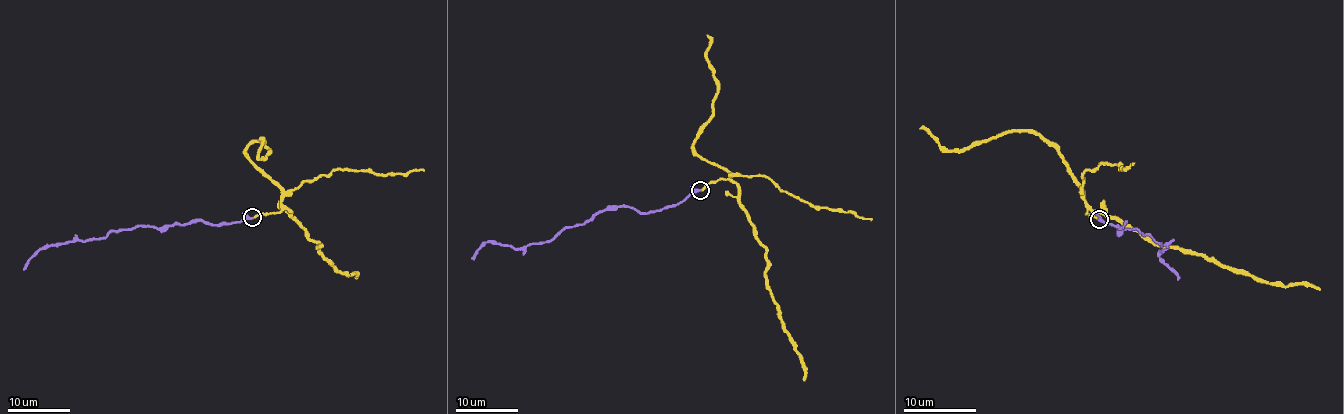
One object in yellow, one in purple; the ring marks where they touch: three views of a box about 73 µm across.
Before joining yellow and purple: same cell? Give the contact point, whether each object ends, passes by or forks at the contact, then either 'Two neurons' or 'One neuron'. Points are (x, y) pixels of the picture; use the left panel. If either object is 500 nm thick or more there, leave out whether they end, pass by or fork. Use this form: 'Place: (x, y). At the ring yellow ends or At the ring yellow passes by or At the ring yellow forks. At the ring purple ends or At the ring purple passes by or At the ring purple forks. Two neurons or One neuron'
Place: (252, 217). At the ring yellow ends. At the ring purple passes by. One neuron

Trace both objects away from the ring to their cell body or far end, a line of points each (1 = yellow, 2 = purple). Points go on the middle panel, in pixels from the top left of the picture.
1: (702, 190), (719, 179), (736, 184), (739, 206), (766, 249), (766, 281), (803, 368), (803, 381)
2: (700, 190), (658, 210), (617, 206), (598, 210), (553, 238), (522, 248), (489, 241), (472, 257)

